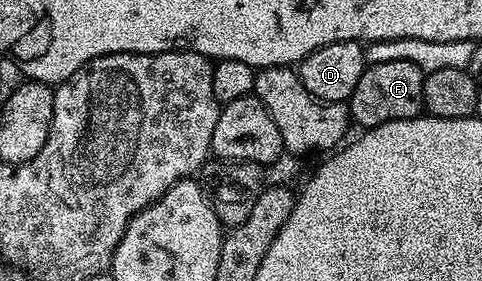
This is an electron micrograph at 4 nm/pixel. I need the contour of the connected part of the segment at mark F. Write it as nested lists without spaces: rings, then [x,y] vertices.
[[[379,62],[370,63],[365,73],[359,78],[359,86],[350,94],[347,101],[349,114],[358,129],[383,126],[383,122],[410,120],[422,115],[425,107],[424,82],[426,73],[411,62]]]

